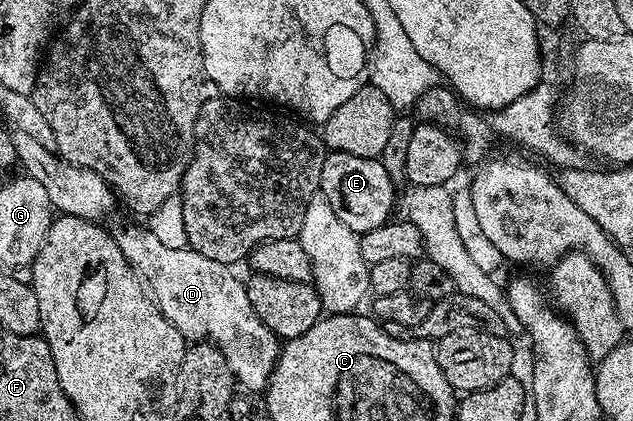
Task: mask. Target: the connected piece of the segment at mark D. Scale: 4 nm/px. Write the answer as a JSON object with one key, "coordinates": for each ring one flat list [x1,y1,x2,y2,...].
{"coordinates":[[124,225,120,230,115,230,114,236,122,255,146,286,162,315,170,319,174,327,178,327,185,342,207,341,209,345,216,345,218,351,222,351,226,363,230,363,230,371,237,386,245,385,244,389,248,391,267,390,268,378,272,376,276,360,280,358,282,341,274,331,270,331,270,327,266,327,266,323,262,323,262,319,258,319,254,307,250,307,247,284,243,280,239,281,229,266,214,263,214,259,206,259,206,255,198,255,198,251,187,247,171,249,163,246,147,227,140,227]]}

